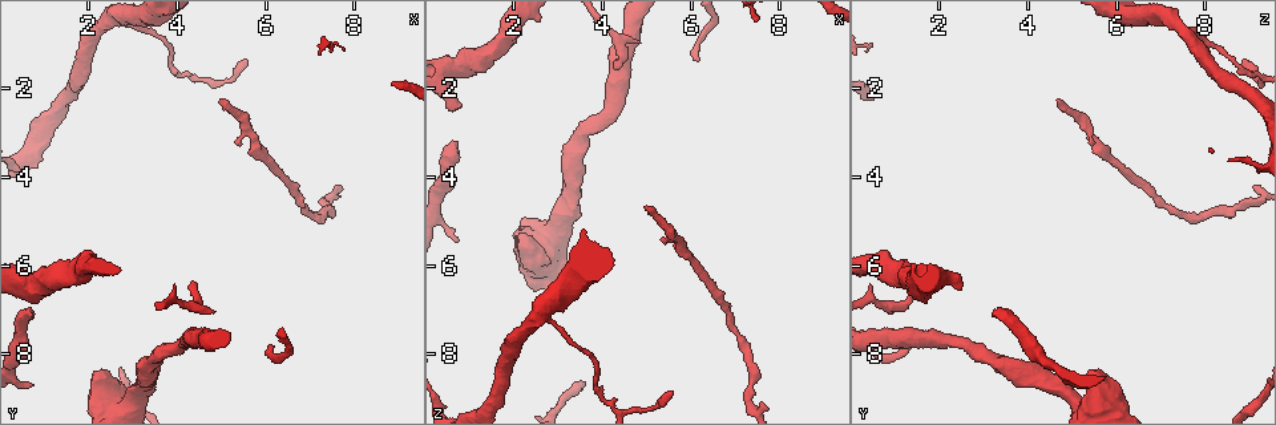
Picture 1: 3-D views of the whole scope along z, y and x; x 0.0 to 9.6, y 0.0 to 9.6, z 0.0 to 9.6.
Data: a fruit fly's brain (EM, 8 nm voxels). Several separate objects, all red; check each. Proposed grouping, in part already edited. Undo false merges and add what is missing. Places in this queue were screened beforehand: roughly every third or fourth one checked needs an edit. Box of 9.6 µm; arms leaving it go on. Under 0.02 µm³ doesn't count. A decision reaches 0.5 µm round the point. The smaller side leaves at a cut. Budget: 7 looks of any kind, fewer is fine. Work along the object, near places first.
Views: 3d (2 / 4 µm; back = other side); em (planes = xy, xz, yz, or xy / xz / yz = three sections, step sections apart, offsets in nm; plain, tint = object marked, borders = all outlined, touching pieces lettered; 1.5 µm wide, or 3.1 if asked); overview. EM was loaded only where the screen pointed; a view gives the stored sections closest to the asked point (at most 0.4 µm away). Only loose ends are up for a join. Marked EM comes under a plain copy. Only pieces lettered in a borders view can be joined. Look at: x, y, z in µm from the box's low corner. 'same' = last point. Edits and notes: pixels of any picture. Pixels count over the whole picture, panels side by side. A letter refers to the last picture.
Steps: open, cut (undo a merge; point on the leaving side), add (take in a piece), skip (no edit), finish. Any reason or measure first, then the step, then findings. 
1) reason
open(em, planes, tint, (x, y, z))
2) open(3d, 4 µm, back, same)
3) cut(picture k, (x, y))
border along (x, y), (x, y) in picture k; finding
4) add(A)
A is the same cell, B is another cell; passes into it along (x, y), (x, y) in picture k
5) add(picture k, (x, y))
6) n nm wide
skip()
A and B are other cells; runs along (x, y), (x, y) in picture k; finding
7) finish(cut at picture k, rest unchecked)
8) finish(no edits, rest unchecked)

branch stops here
open(em, yz, step 8, borders, (0.65, 7.10, 3.20))

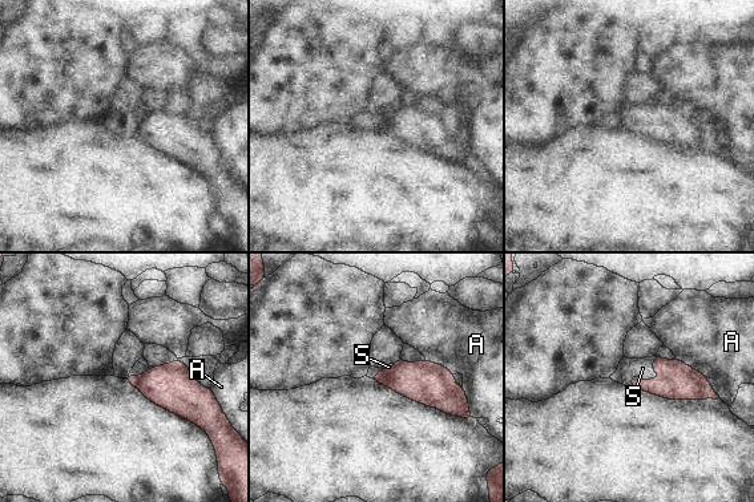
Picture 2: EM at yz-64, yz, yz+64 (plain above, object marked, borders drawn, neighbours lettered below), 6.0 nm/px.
A touches over 360 nm
add(S)
S is the same cell, A is another cell; passes into it along (678, 380), (653, 379), (642, 368) in picture 2; the neuron continues

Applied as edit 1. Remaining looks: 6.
branch stops here
open(3d, 2 µm, (4.95, 2.20, 4.65))

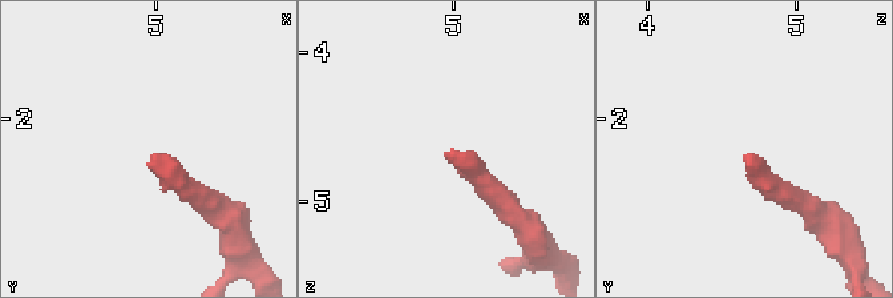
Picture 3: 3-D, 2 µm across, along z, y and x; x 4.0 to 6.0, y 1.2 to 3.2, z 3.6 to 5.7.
open(em, xy, step 8, borders, (4.98, 2.22, 4.68))

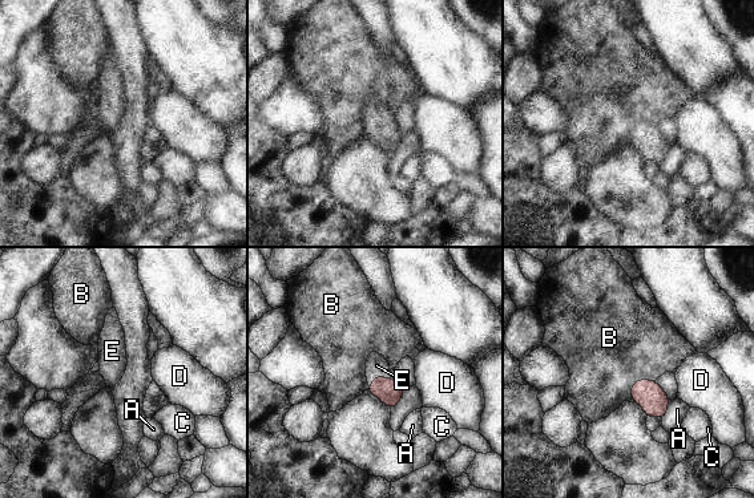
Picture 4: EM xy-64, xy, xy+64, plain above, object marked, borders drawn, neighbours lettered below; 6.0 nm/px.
cut it another way
open(em, planes, borders, same)

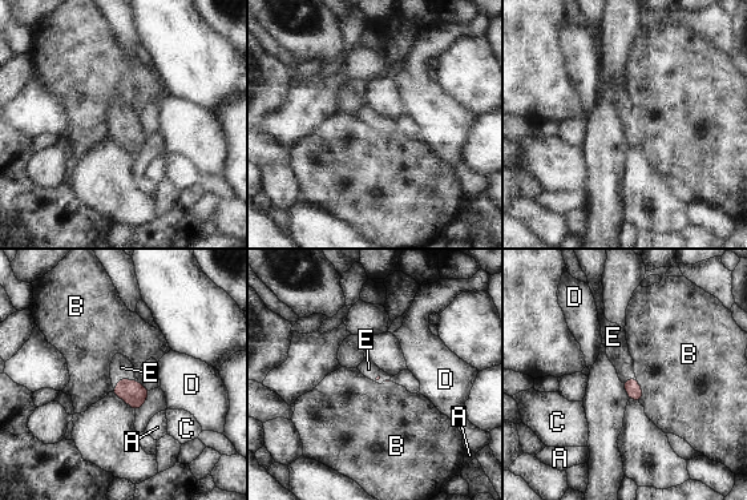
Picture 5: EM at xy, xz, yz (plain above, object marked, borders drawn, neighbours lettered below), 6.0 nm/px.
add(E)
E is the same cell, A, B, C and D are other cells; passes into it along (132, 392), (122, 378), (121, 367) in picture 5; it goes on there

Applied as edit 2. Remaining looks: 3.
finish(add at picture 2, add at picture 5, rest unchecked)

